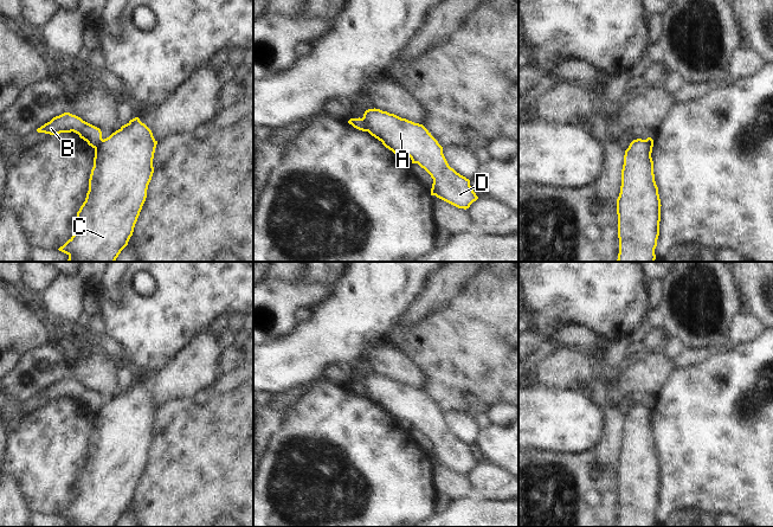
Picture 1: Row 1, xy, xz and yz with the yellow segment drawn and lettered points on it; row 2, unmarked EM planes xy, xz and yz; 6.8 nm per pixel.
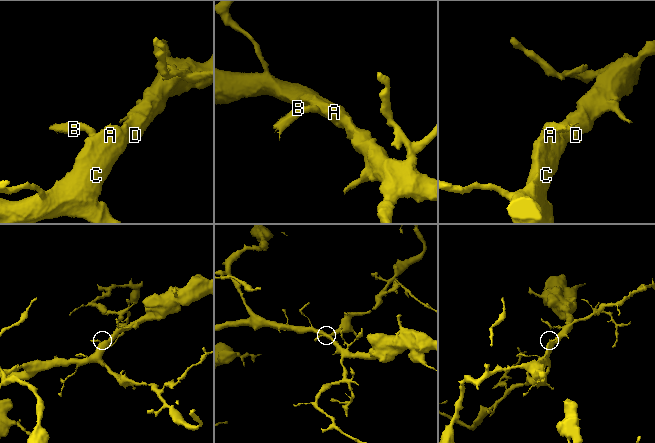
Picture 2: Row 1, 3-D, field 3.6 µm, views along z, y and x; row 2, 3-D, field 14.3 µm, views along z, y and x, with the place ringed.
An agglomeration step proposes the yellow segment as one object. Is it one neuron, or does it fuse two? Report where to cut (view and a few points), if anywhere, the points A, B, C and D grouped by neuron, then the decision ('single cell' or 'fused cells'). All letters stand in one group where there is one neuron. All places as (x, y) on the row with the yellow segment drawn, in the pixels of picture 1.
xz (362, 117), (368, 130) | A C D / B | fused cells

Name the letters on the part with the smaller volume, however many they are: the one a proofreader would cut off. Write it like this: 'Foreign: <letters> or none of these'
Foreign: B.

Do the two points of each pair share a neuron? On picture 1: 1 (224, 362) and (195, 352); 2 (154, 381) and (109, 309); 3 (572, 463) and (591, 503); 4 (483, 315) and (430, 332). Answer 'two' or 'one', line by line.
1: two
2: two
3: one
4: one

